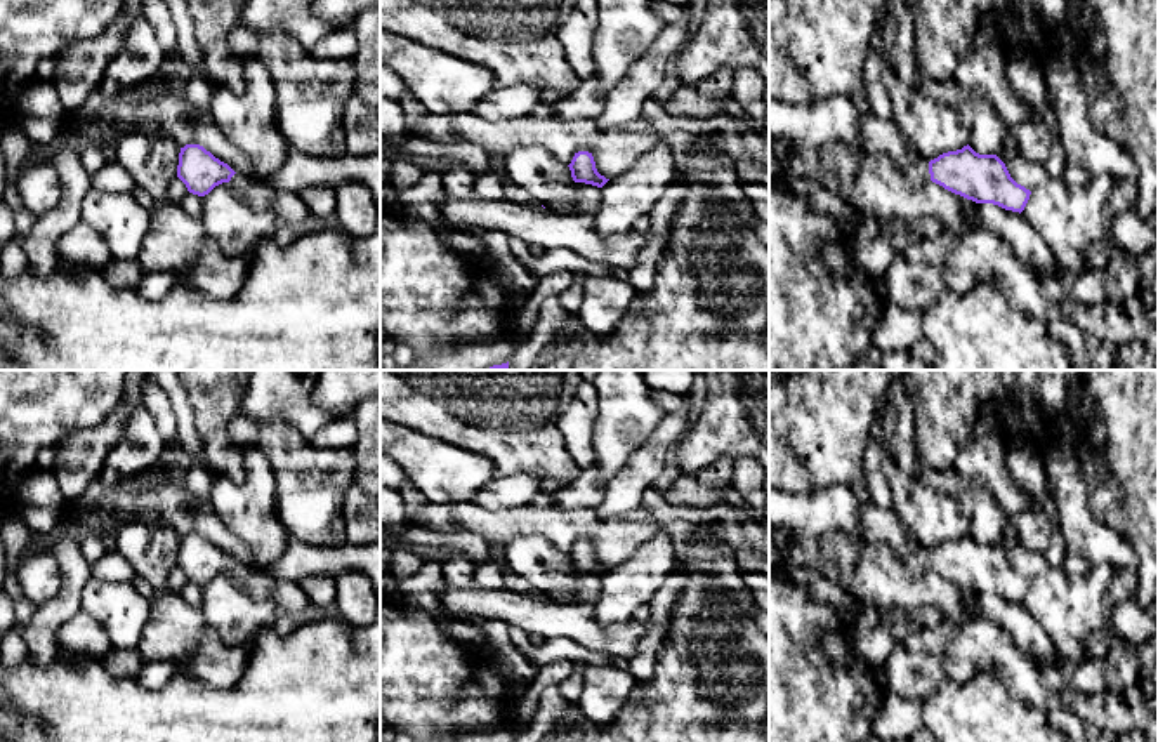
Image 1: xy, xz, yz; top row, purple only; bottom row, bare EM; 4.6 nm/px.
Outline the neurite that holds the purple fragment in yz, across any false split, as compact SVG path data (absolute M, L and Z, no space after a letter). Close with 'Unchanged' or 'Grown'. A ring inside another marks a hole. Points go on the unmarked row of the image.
M906 533L906 570L922 575L932 570L976 593L993 593L1023 601L1031 580L1017 573L997 544L979 544L969 533L927 551Z. Grown

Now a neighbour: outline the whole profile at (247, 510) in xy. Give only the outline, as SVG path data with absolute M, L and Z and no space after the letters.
M255 443L243 447L245 480L238 485L217 476L210 490L210 506L253 556L253 568L264 570L278 560L290 535L274 513L276 478Z

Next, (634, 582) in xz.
M658 533L602 575L601 594L592 605L599 624L628 622L637 608L649 605L665 579L679 570L672 540Z

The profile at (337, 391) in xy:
M321 370L311 400L321 412L351 414L368 400L380 398L380 370Z

